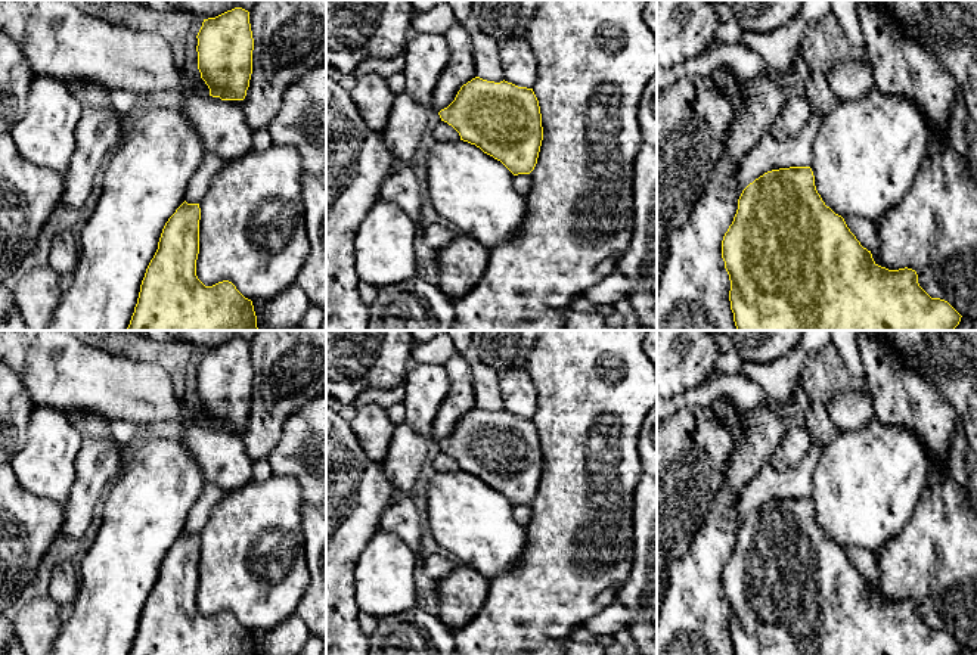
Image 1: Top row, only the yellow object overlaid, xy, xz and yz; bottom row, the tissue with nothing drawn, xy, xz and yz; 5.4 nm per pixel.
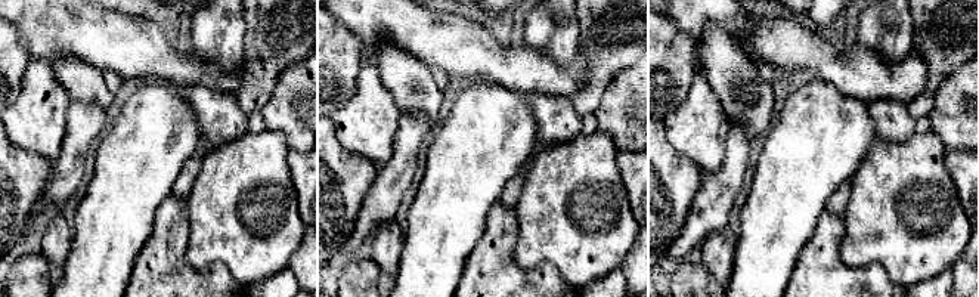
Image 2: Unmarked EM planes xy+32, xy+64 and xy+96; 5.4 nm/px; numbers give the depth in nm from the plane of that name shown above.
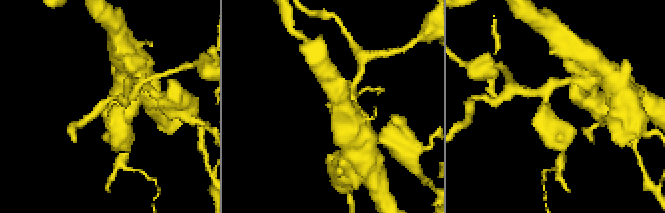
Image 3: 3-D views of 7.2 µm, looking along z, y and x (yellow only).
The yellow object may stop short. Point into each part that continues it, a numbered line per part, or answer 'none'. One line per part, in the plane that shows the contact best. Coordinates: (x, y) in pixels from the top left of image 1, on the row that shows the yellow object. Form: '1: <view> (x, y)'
none

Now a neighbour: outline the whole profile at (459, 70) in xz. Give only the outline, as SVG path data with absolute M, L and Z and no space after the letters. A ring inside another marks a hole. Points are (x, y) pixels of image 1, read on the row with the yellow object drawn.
M455 22L444 34L450 58L434 87L431 109L440 112L463 84L477 77L469 25Z

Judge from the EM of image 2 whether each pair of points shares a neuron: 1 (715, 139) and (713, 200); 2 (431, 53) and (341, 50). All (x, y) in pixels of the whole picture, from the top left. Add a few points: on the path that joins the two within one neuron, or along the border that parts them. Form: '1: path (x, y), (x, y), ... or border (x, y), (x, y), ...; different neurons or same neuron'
1: border (727, 139), (722, 164), (706, 176); different neurons
2: border (340, 22), (359, 42), (365, 58); different neurons

